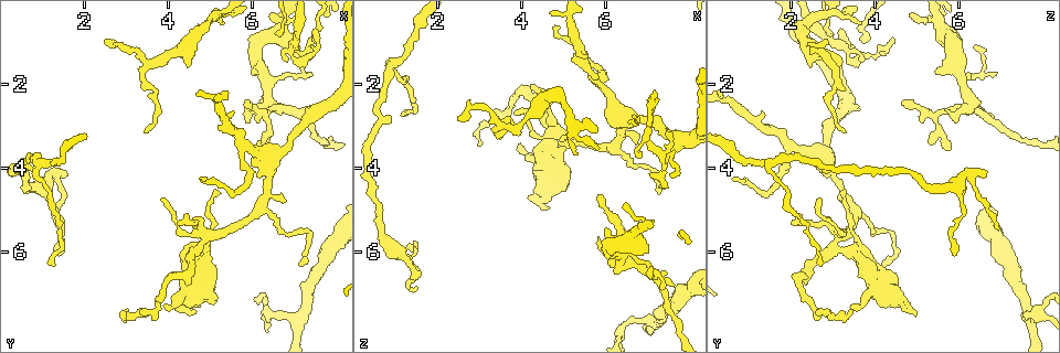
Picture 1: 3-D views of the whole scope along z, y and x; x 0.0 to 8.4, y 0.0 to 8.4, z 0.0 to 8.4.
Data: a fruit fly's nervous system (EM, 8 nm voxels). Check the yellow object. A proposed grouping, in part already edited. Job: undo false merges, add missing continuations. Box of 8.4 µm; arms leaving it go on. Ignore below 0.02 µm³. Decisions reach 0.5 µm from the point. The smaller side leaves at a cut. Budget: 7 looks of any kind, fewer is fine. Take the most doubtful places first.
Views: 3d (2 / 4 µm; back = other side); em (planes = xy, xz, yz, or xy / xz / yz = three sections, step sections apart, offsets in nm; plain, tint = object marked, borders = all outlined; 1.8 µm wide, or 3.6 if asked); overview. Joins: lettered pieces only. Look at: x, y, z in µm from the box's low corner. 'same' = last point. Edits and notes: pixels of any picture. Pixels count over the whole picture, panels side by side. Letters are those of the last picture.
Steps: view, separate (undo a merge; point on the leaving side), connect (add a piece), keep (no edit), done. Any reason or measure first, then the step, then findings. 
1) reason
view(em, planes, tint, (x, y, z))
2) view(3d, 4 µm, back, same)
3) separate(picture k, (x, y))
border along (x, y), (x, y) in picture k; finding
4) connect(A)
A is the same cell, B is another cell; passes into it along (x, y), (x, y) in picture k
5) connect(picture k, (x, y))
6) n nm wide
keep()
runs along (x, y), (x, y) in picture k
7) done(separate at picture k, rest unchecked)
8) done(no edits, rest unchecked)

arms part here
view(em, 3.6 µm, xz, step 16, plain, (0.95, 3.95, 1.55))

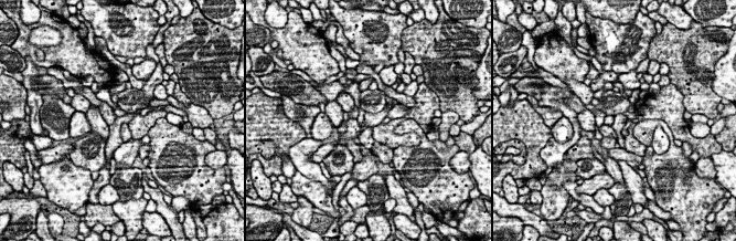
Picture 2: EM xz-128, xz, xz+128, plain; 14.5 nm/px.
where the object lies
view(em, 3.6 µm, xz, step 16, tint, same)

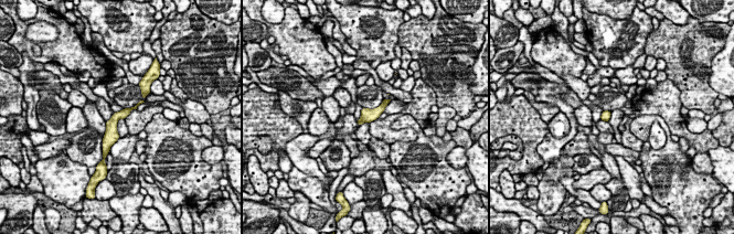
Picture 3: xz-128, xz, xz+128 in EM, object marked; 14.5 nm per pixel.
see the neighbours
view(em, 3.6 µm, xz, step 16, borders, same)

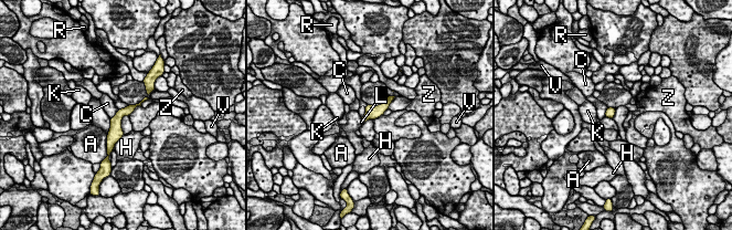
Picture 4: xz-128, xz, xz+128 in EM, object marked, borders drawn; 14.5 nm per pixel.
130 nm wide
keep()
A, C, H, K, L, R, V and Z are other cells; continuous, no second neuron

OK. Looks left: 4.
four or more arms meet
view(3d, 4 µm, (4.70, 5.95, 3.10))

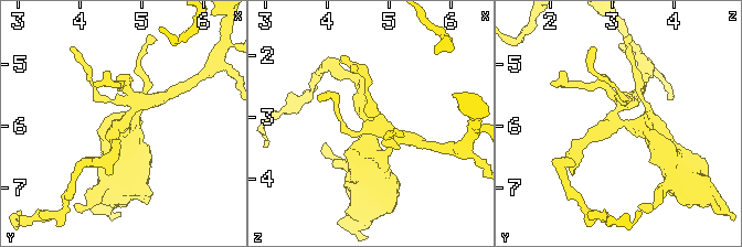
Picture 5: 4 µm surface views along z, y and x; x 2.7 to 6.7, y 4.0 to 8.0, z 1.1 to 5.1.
view(em, xz, step 8, plain, (4.75, 5.95, 3.10))

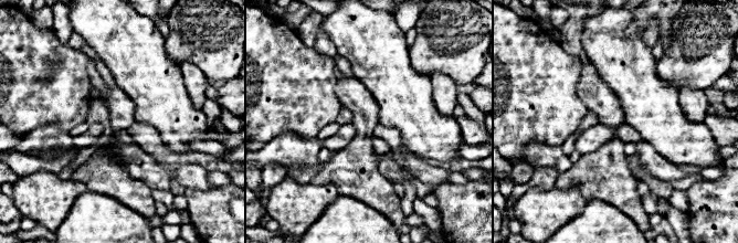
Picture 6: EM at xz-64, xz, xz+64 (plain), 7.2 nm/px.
what lies round it
view(em, xz, step 8, borders, same)

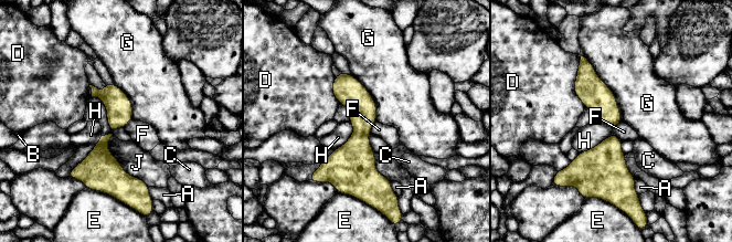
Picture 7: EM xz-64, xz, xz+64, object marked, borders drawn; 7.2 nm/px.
190 nm wide; G touches over 600 nm
keep()
A, B, C, D, E, F, G, H and J are other cells; all the same neuron

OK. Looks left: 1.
an open end
view(em, planes, borders, (1.45, 4.20, 6.55))

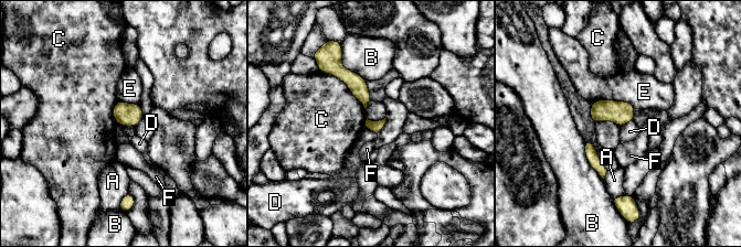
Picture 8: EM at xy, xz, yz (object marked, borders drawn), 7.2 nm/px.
C touches over 440 nm
keep()
A, B, C, D, E and F are other cells; border along (364, 124), (377, 137) in picture 8; no lettered piece goes on from it

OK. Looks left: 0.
done(no edits, rest unchecked)

